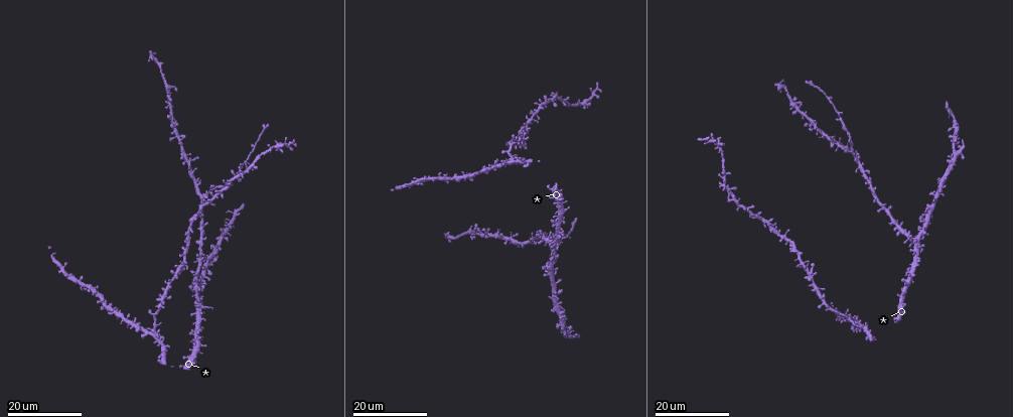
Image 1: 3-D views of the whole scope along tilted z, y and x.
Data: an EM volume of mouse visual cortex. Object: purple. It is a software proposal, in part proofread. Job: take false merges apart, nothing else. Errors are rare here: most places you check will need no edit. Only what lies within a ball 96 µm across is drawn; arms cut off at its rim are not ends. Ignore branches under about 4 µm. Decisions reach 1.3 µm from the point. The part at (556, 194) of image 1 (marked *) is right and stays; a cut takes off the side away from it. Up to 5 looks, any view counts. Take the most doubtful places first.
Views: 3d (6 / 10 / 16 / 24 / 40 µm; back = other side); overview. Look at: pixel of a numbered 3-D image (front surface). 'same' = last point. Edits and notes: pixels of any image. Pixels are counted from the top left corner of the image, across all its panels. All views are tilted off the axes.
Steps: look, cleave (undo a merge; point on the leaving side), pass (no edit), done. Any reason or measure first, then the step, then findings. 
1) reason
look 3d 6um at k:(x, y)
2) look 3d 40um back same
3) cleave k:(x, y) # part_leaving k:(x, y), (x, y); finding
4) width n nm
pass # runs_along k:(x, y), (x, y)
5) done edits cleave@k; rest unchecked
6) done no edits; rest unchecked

side arm on a straight run
look 3d 24um at 1:(205, 197)

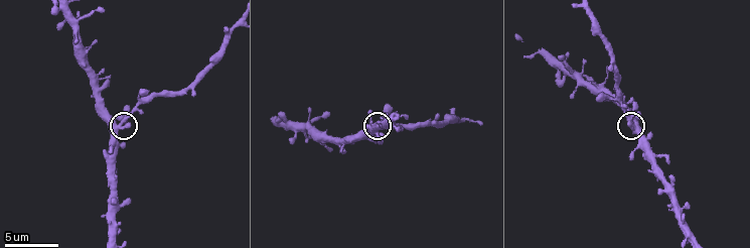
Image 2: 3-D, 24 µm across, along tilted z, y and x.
look 3d 10um at 2:(126, 119)

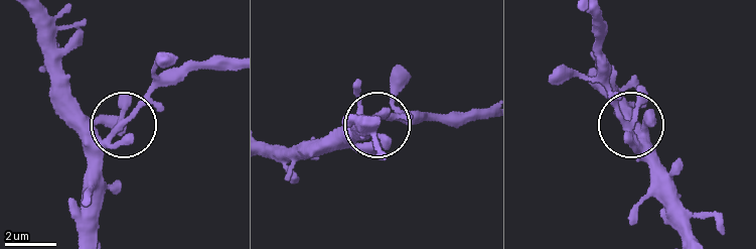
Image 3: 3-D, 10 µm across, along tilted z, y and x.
pass # runs_along 3:(93, 232), (104, 147), (166, 76); all the same neuron

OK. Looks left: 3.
thin arm on a thick one
look 3d 16um at 1:(202, 304)

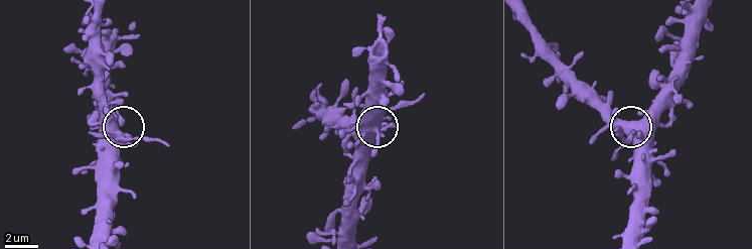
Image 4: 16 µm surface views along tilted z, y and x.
look 3d 10um at 4:(121, 135)

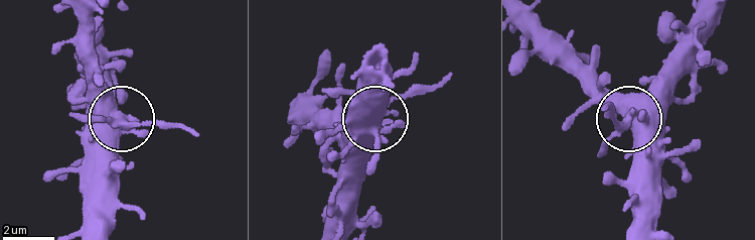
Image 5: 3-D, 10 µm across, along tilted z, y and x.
width 350 nm
cleave 5:(603, 139) # part_leaving 5:(118, 114), (194, 134); two neurons meet here

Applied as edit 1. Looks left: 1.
done edits cleave@5; rest unchecked

